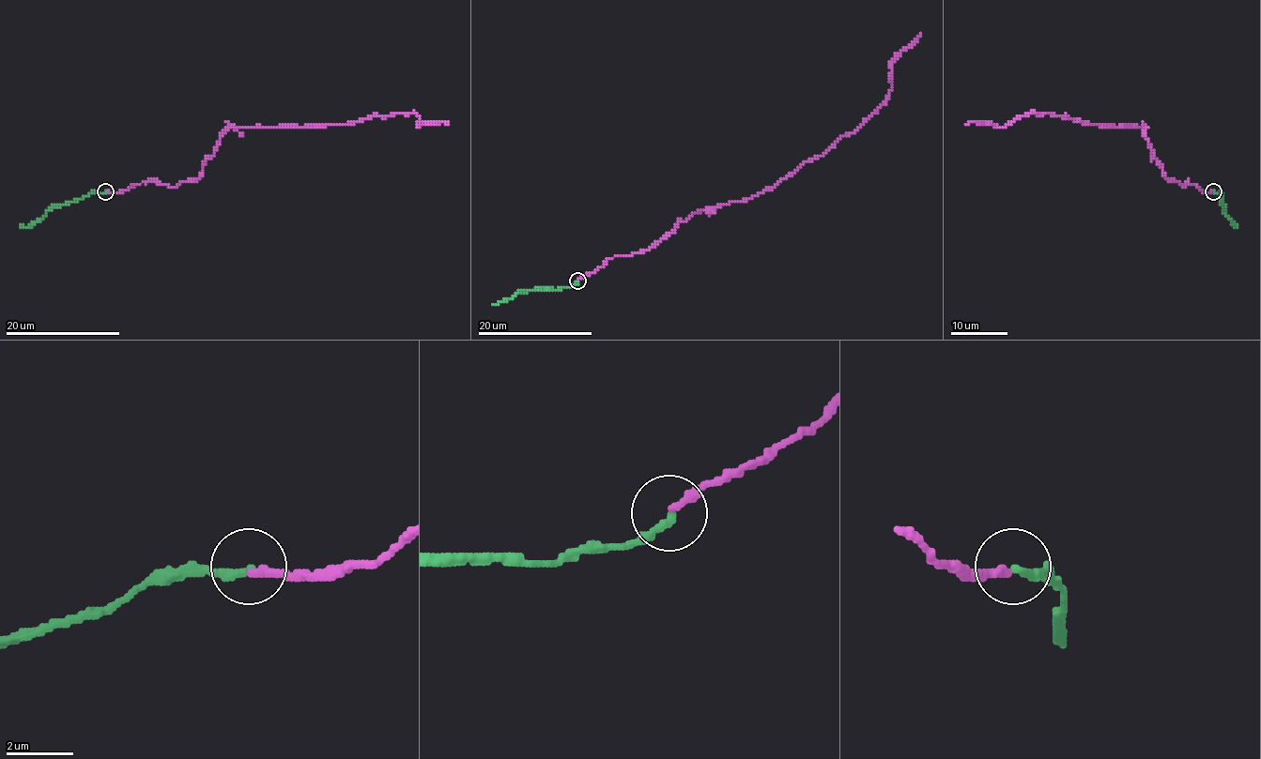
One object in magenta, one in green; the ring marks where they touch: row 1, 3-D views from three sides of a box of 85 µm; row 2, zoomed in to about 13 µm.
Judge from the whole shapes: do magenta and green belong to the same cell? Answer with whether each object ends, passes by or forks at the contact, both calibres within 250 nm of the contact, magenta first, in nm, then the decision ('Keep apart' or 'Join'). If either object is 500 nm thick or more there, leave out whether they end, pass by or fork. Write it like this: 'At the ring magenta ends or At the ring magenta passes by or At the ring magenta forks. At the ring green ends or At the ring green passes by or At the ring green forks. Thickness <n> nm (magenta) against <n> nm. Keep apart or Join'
At the ring magenta ends. At the ring green ends. Thickness 300 nm (magenta) against 280 nm. Join

